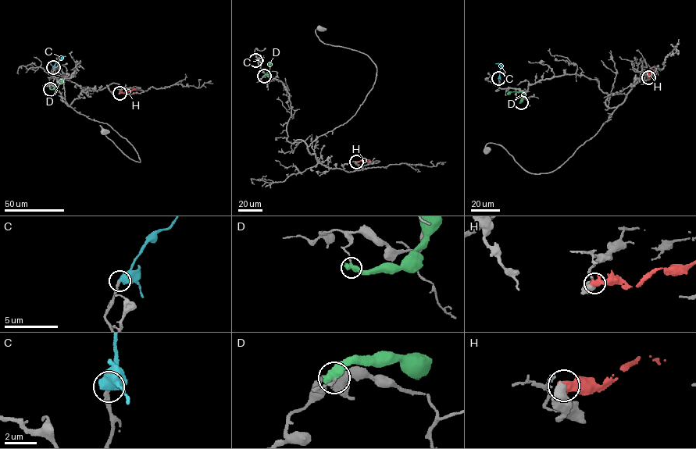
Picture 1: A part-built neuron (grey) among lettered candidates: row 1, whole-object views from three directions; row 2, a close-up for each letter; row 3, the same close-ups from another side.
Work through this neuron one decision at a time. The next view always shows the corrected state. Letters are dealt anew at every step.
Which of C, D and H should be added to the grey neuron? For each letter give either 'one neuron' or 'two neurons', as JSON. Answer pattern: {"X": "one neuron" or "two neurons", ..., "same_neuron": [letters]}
{"C": "one neuron", "D": "two neurons", "H": "two neurons", "same_neuron": ["C"]}

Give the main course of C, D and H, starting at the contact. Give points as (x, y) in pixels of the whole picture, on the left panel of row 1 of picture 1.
C: (52, 67), (66, 56)
D: (50, 88), (55, 88), (58, 81), (62, 82)
H: (119, 93), (136, 90)

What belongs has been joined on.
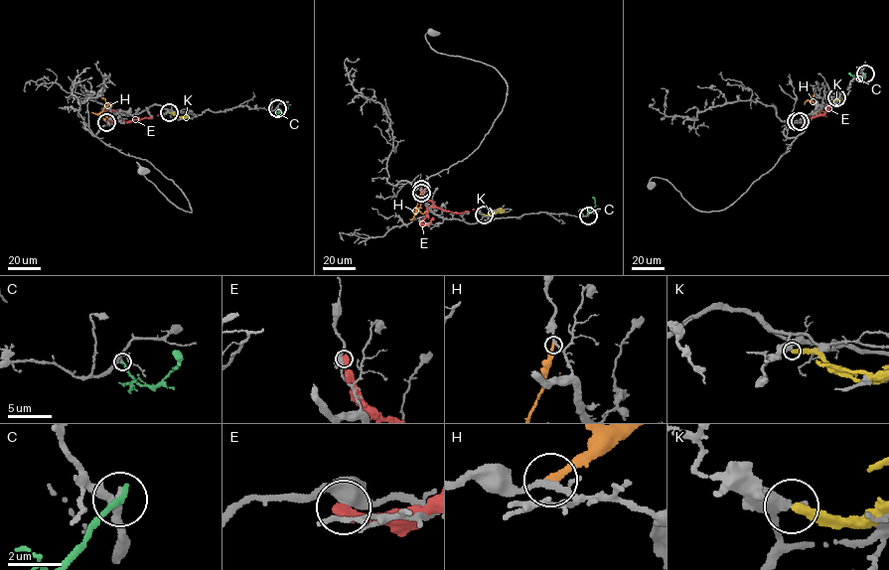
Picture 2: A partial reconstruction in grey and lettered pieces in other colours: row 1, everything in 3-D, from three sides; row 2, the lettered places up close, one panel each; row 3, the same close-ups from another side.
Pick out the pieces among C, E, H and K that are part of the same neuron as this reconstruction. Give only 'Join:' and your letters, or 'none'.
Join: none

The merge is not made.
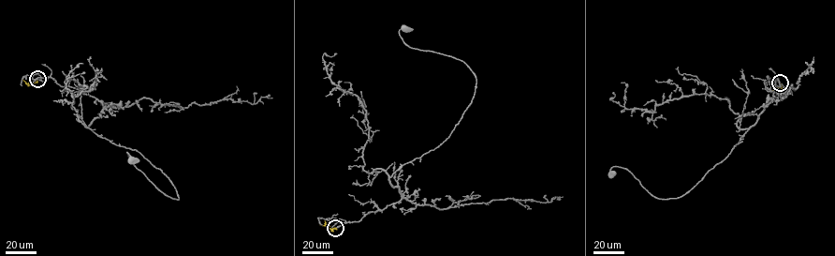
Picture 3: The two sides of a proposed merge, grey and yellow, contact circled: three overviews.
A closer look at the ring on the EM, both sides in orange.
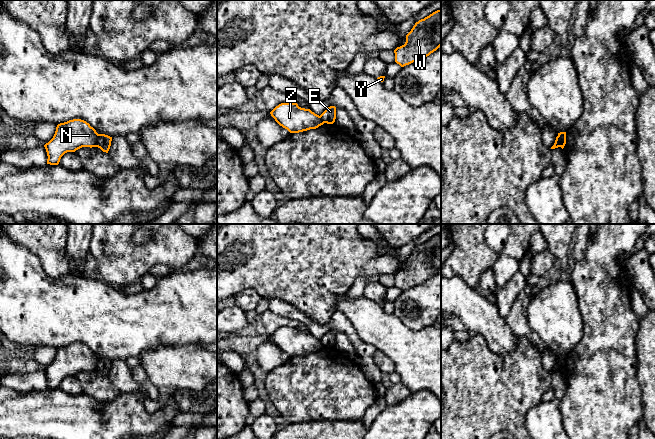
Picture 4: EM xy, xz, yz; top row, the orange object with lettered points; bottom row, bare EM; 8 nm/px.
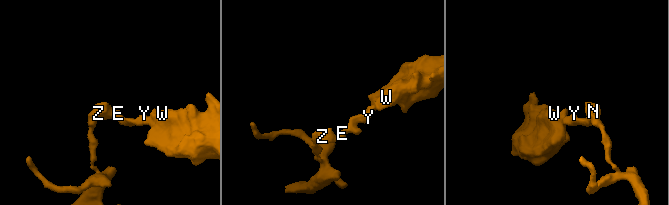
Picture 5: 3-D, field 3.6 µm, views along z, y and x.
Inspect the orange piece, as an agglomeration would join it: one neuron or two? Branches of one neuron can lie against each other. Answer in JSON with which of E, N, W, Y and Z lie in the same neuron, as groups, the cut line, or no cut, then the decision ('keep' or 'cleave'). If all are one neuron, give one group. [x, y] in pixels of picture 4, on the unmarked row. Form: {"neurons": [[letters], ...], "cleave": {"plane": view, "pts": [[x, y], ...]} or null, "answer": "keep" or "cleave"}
{"neurons": [["E", "W", "Y"], ["N", "Z"]], "cleave": {"plane": "xy", "pts": [[99, 358], [96, 370]]}, "answer": "cleave"}

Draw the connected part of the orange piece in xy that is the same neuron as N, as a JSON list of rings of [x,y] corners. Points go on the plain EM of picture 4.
[[[81,343],[58,348],[53,362],[44,369],[47,388],[58,389],[67,376],[75,376],[82,371],[97,371],[98,361],[96,354]]]

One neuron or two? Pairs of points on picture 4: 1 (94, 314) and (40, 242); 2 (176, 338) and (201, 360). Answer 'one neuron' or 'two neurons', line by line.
1: two neurons
2: two neurons

